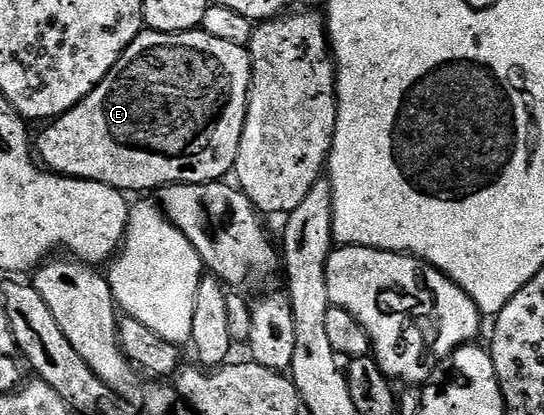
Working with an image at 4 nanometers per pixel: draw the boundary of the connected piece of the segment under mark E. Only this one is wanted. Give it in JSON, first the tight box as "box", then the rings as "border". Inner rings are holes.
{"box":[36,30,250,194],"border":[[[143,30],[139,36],[134,39],[132,46],[128,46],[120,54],[120,58],[116,62],[116,66],[112,66],[112,70],[108,70],[108,74],[104,79],[98,83],[96,90],[92,90],[92,94],[88,94],[79,104],[72,106],[72,110],[68,110],[62,116],[55,116],[53,120],[49,121],[45,125],[46,128],[42,133],[37,133],[36,136],[36,156],[39,161],[49,171],[56,172],[60,176],[74,176],[78,180],[91,180],[92,182],[100,182],[101,184],[107,184],[113,188],[118,189],[123,194],[131,194],[130,192],[142,192],[138,194],[150,194],[155,190],[161,190],[166,187],[167,184],[207,184],[213,180],[222,180],[229,177],[234,170],[234,163],[236,162],[236,154],[240,150],[240,134],[244,134],[244,118],[246,117],[246,111],[248,110],[248,94],[250,93],[250,53],[241,44],[233,44],[232,42],[224,42],[220,38],[212,38],[212,34],[203,32],[201,30],[195,30],[192,32],[151,32],[149,30]]]}

